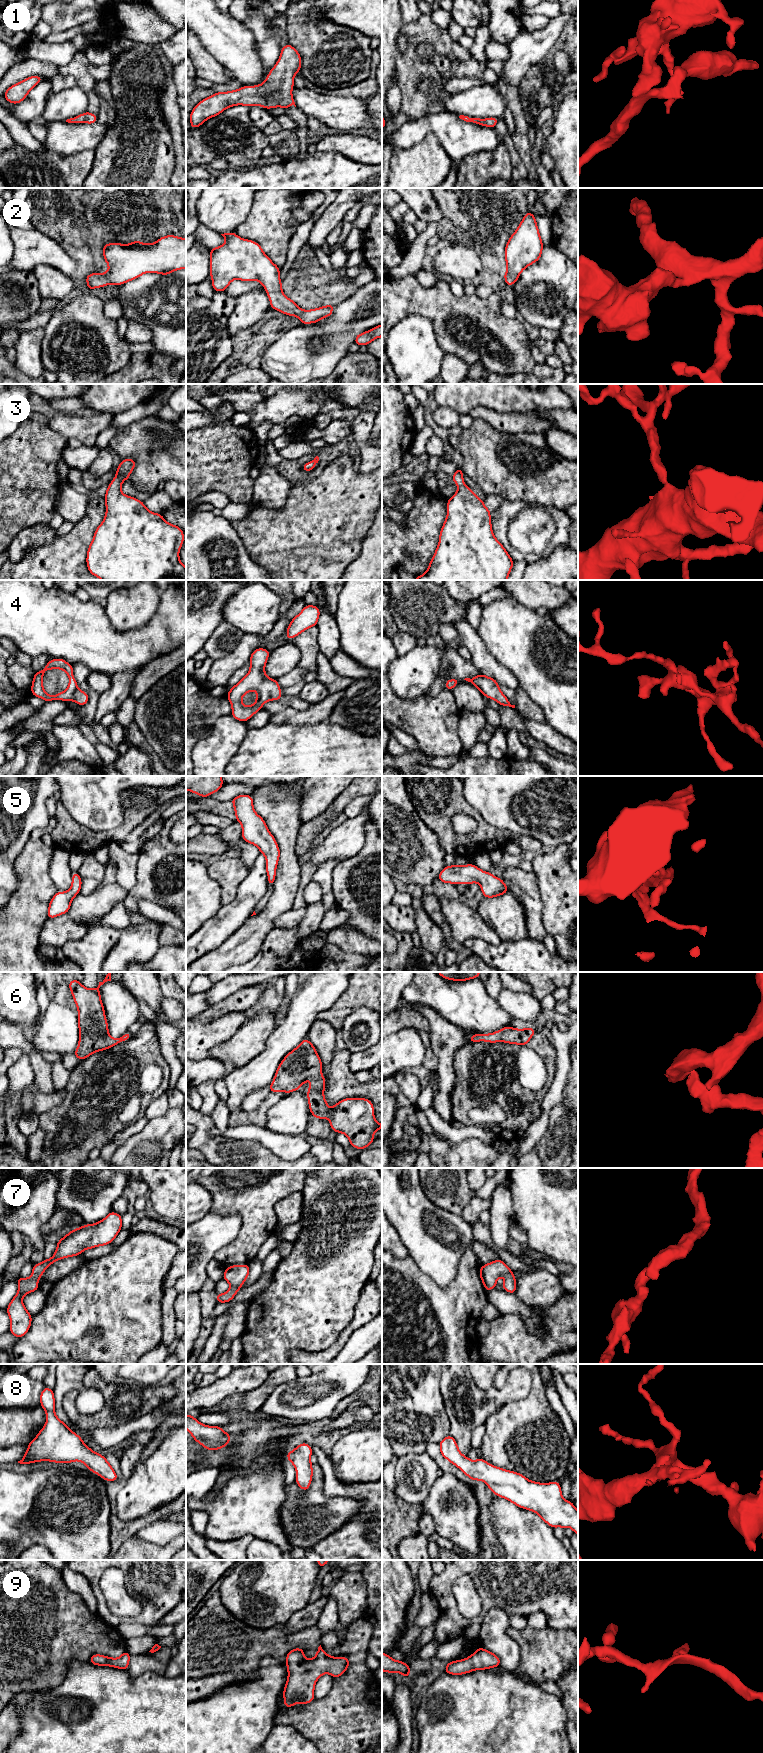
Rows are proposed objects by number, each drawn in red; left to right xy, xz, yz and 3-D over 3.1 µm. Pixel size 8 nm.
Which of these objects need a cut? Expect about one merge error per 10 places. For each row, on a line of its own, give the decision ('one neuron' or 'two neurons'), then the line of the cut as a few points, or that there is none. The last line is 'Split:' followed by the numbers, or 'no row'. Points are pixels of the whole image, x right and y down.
1: one neuron; no cut
2: one neuron; no cut
3: one neuron; no cut
4: one neuron; no cut
5: one neuron; no cut
6: one neuron; no cut
7: one neuron; no cut
8: one neuron; no cut
9: one neuron; no cut
Split: no row

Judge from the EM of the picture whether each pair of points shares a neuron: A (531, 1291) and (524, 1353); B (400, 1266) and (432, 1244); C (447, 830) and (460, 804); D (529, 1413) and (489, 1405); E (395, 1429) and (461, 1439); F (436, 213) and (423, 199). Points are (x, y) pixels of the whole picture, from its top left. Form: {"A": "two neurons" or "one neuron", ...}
{"A": "two neurons", "B": "two neurons", "C": "one neuron", "D": "two neurons", "E": "two neurons", "F": "one neuron"}

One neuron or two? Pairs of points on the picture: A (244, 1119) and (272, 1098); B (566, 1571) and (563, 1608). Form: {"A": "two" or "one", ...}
{"A": "one", "B": "one"}

